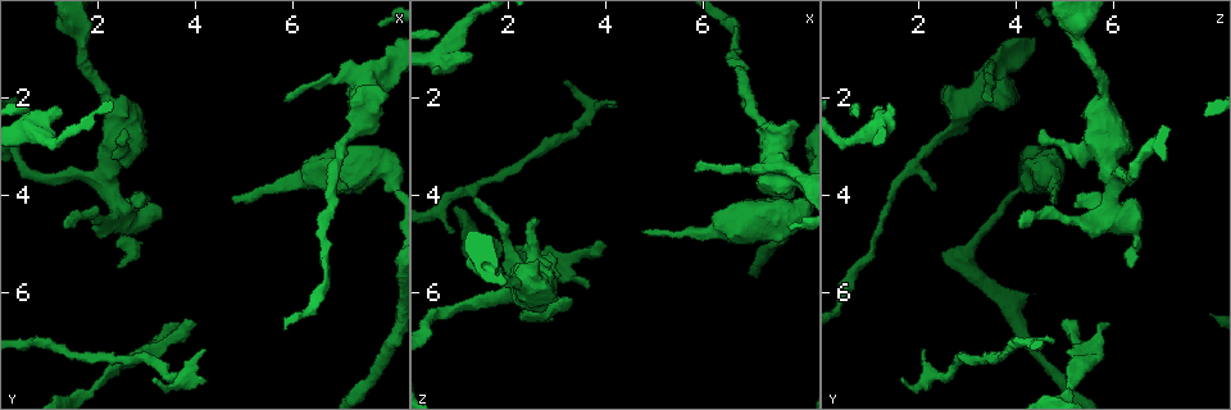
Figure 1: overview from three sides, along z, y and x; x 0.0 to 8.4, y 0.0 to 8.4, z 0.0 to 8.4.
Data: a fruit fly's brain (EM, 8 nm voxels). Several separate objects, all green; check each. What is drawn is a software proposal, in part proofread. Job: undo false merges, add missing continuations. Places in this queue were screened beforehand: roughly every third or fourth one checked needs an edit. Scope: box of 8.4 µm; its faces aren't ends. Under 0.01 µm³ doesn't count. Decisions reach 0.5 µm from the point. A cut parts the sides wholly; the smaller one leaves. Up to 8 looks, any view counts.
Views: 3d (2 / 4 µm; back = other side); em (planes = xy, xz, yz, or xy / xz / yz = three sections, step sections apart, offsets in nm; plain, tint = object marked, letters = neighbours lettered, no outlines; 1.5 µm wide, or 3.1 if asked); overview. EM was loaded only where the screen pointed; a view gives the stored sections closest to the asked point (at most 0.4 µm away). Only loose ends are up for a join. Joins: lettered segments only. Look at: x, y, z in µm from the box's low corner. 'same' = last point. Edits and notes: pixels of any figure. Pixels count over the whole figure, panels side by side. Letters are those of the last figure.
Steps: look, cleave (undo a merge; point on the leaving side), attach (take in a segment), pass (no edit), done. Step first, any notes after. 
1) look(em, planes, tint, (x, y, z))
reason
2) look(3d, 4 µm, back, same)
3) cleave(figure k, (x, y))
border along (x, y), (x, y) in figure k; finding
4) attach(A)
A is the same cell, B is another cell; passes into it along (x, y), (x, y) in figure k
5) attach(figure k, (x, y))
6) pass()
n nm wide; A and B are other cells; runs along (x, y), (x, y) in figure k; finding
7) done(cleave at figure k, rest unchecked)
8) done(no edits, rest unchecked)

look(em, planes, letters, (3.65, 6.65, 5.85))
free end

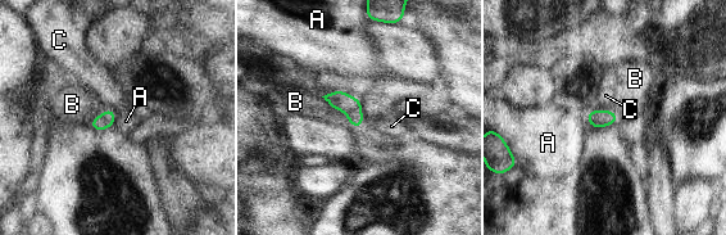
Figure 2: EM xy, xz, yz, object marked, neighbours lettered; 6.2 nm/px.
pass()
A, B and C are other cells; border along (341, 89), (361, 102), (364, 118) in figure 2; no lettered segment goes on from it

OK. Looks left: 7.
look(em, xy, step 8, tint, (3.15, 7.85, 1.70))
thin end

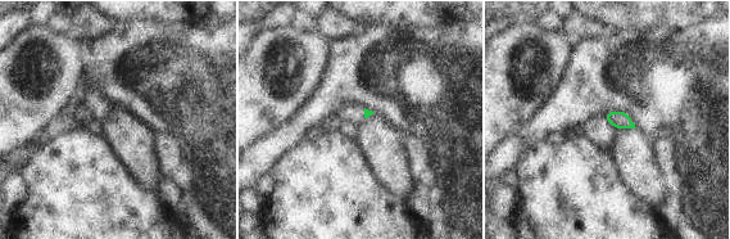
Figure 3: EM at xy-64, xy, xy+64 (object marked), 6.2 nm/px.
look(em, planes, letters, same)

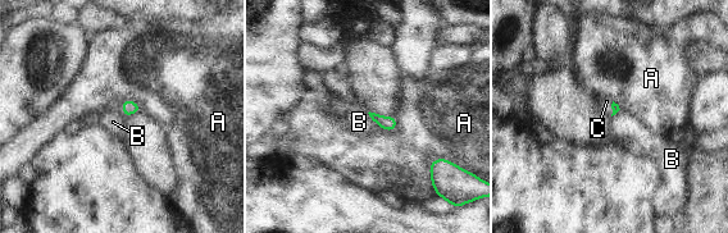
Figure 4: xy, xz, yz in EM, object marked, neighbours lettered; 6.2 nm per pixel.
attach(C)
C is the same cell, A and B are other cells; passes into it along (128, 106), (122, 108), (115, 105) in figure 4; it goes on there

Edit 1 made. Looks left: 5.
look(overview)
redraw

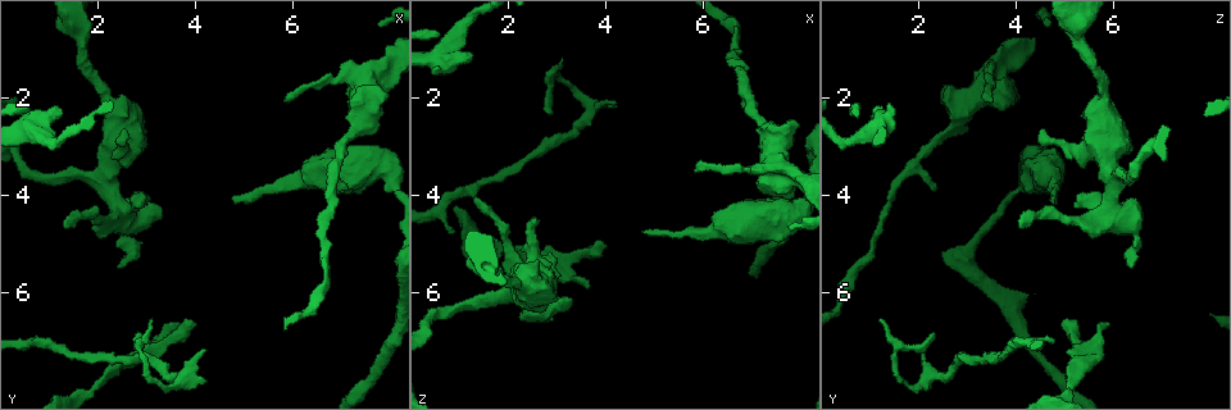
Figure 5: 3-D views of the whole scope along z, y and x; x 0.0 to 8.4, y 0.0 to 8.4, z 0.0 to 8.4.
look(em, yz, step 8, letters, (4.75, 4.15, 4.80))

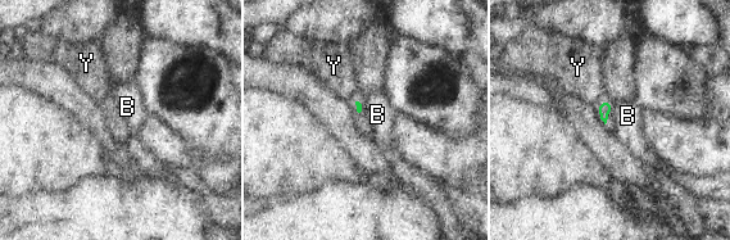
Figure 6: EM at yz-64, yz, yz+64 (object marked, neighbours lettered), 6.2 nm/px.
pass()
B and Y are other cells; no lettered segment goes on from it

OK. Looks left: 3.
done(attach at figure 4, rest unchecked)

